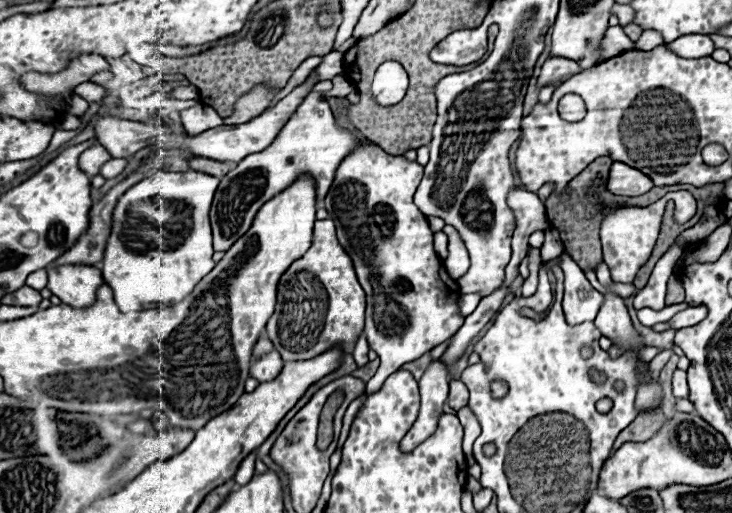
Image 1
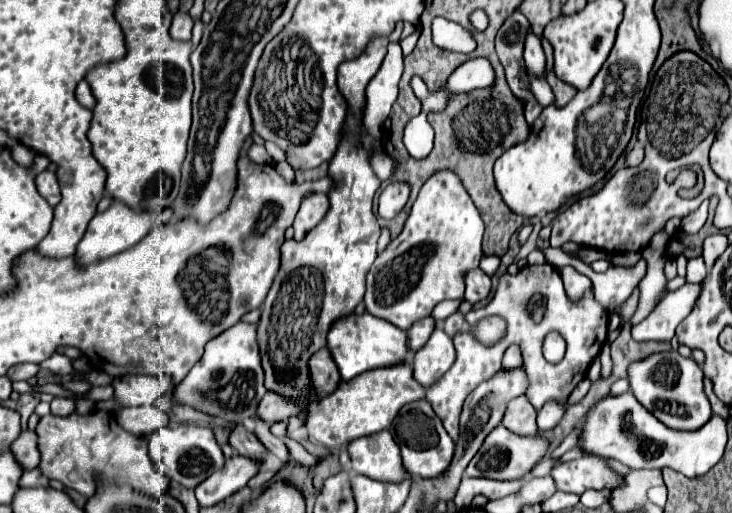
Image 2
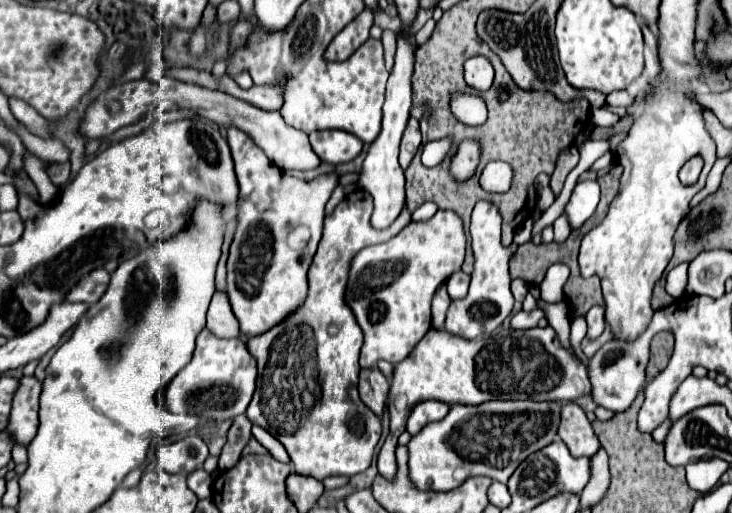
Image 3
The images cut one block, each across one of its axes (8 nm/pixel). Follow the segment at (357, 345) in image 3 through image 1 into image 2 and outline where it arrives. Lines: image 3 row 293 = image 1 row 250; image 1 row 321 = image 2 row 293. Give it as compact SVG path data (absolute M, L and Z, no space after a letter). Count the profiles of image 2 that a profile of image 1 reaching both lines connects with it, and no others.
M374 38L362 56L342 62L338 68L338 88L350 104L350 116L346 136L330 160L330 176L336 182L336 188L328 194L330 210L328 216L304 236L304 240L286 240L282 244L280 272L260 306L262 316L258 322L258 348L264 368L264 386L270 392L296 402L302 408L308 438L334 452L356 438L388 428L404 404L420 400L426 394L426 390L412 378L410 364L364 372L350 382L342 382L336 392L322 398L316 396L310 384L304 384L308 360L312 354L326 347L326 336L332 322L350 316L362 302L366 292L366 274L378 256L376 242L380 226L372 212L372 198L380 188L380 178L368 164L368 152L358 146L356 124L360 124L366 102L364 90L370 78L378 72L386 56L386 46L388 38Z

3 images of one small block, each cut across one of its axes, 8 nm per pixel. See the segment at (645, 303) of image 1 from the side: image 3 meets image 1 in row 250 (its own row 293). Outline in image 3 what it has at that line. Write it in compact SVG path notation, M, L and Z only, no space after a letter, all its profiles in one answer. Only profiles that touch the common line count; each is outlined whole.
M680 264L676 268L672 268L666 276L666 292L672 296L672 298L680 298L684 294L684 288L686 288L686 270L688 270L688 264Z

